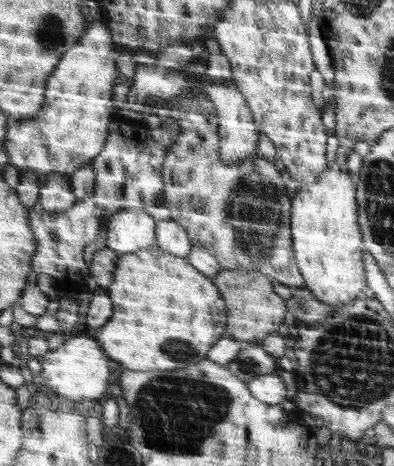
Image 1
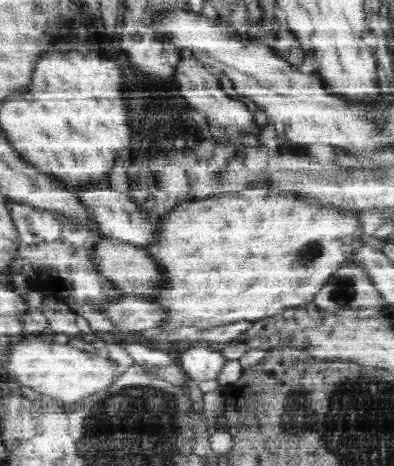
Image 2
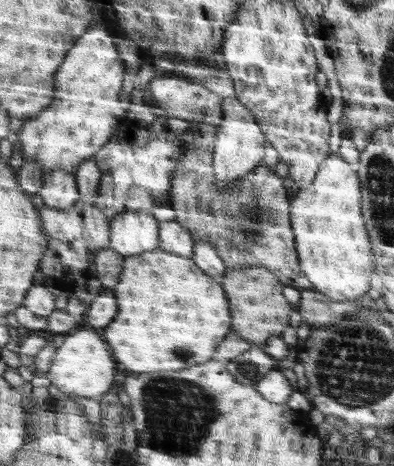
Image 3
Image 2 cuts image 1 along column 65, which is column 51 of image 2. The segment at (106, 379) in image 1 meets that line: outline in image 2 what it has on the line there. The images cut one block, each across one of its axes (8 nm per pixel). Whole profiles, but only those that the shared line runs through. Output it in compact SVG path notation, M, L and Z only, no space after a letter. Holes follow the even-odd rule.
M26 338L10 348L10 354L6 356L6 368L2 368L2 374L8 374L10 380L20 382L22 386L34 388L34 392L42 396L50 396L56 404L72 406L82 402L84 398L90 398L92 394L108 390L122 374L122 368L118 368L118 364L110 360L104 350L98 352L98 356L94 356L70 344L64 346L58 342L48 342L46 338L44 342L38 338Z

